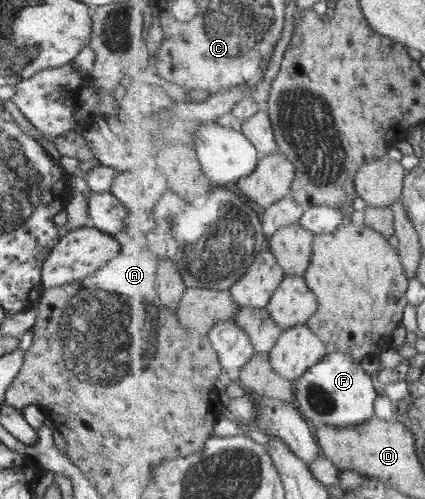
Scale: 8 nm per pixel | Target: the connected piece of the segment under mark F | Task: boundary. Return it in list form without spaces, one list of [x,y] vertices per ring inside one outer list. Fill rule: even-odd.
[[[338,352],[327,354],[322,362],[312,366],[294,382],[295,403],[303,416],[315,426],[356,426],[370,420],[375,415],[375,402],[379,398],[372,375],[368,374],[359,363],[354,361],[350,353]]]

